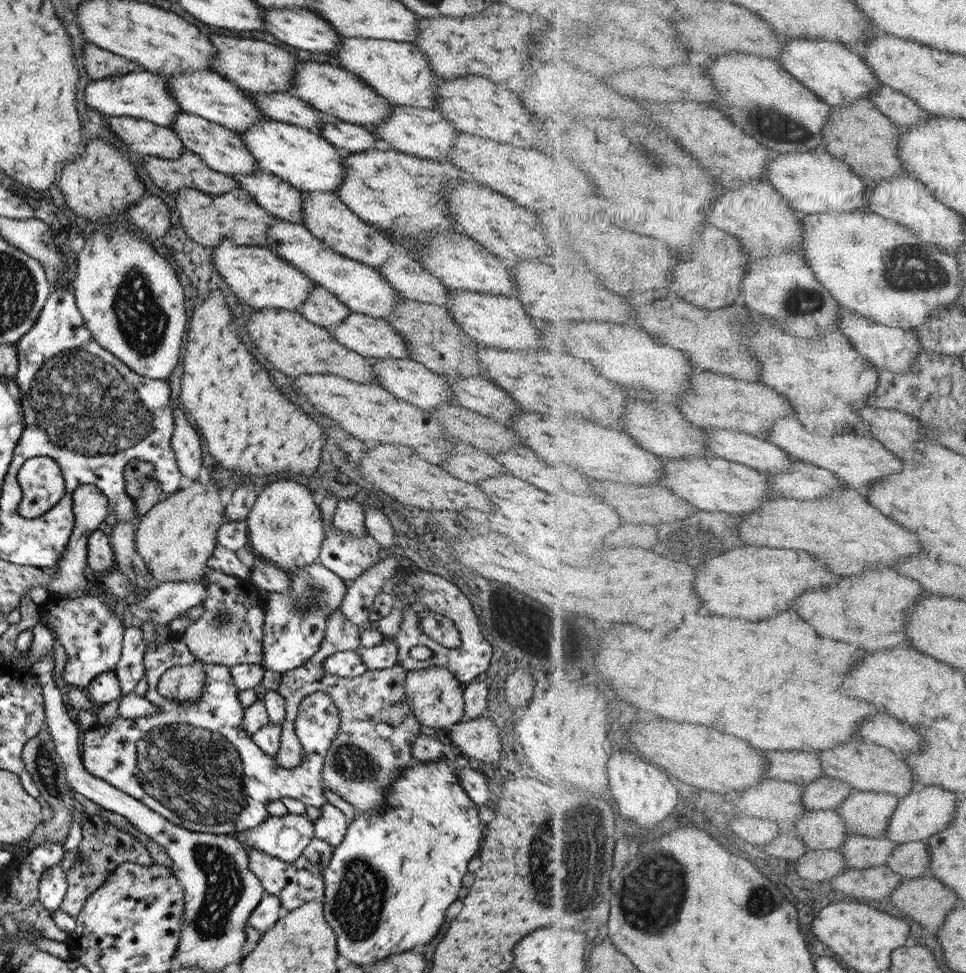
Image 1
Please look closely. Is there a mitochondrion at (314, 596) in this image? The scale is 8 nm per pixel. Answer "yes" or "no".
yes

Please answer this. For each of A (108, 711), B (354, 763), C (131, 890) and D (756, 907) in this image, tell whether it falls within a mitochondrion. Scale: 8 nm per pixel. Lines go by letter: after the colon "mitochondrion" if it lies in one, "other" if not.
A: other
B: mitochondrion
C: other
D: mitochondrion

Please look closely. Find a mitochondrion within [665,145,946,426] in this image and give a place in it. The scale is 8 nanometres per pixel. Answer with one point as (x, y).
(802, 301)

